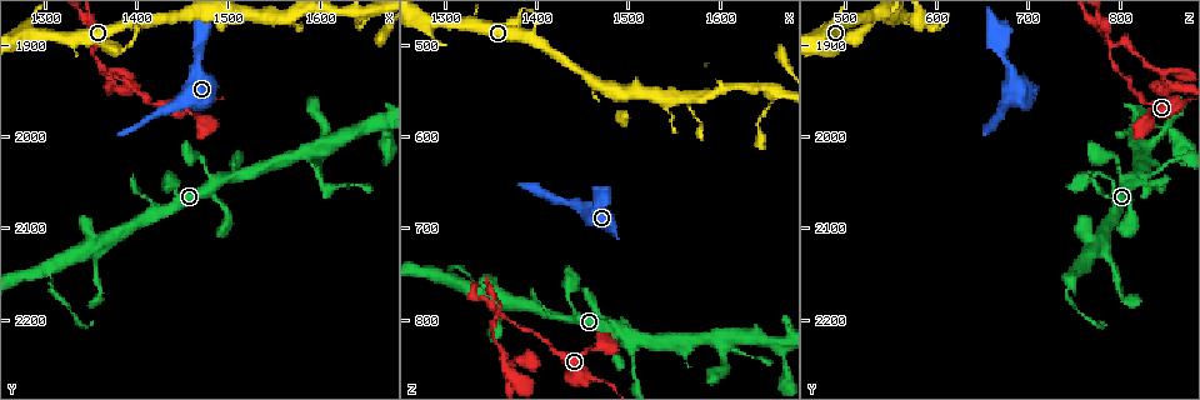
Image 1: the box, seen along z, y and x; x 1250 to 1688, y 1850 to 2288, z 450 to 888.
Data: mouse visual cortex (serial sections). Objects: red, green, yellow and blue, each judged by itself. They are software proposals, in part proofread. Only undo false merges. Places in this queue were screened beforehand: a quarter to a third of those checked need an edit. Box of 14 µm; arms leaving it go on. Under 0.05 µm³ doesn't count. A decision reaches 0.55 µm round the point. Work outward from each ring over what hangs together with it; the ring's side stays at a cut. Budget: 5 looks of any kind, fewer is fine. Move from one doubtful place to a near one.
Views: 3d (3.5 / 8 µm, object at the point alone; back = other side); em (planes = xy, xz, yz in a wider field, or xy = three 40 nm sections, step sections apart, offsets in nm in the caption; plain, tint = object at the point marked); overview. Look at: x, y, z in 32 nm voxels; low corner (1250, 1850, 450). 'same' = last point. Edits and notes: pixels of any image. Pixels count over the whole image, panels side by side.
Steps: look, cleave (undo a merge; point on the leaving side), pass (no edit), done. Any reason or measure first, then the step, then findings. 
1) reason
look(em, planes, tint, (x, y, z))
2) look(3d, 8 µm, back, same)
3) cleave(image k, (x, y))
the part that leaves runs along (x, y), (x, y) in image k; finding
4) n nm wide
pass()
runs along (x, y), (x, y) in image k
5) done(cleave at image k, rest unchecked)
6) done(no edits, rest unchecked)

thin neck
look(3d, 8 µm, (1490, 2070, 810))

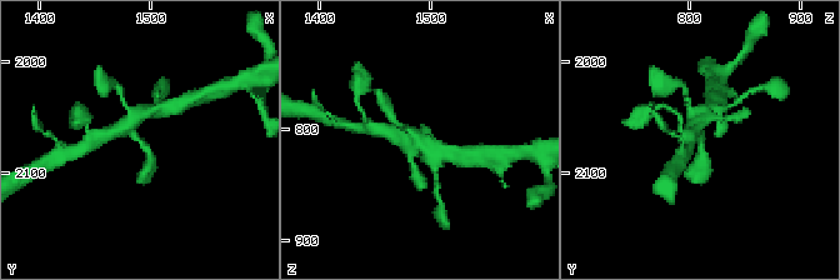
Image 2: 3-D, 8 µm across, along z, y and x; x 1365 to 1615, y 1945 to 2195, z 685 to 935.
arms of 400, 400 nm; shape alone is not enough
look(em, xy, step 1, tint, (1494, 2074, 814))

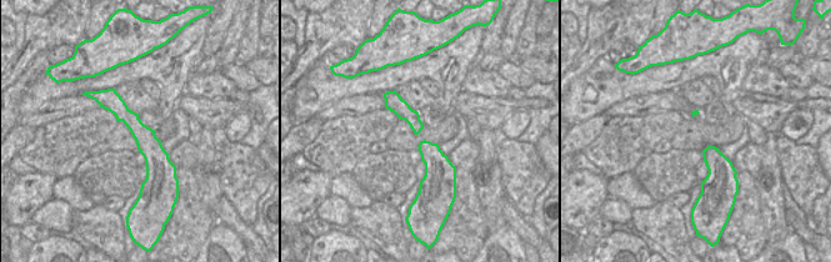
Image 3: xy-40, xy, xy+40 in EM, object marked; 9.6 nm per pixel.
pass()
runs along (116, 131), (124, 126), (149, 153), (144, 174) in image 2; all the same cell

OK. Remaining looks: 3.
three arms meet
look(3d, 3.5 µm, (1300, 2145, 755))

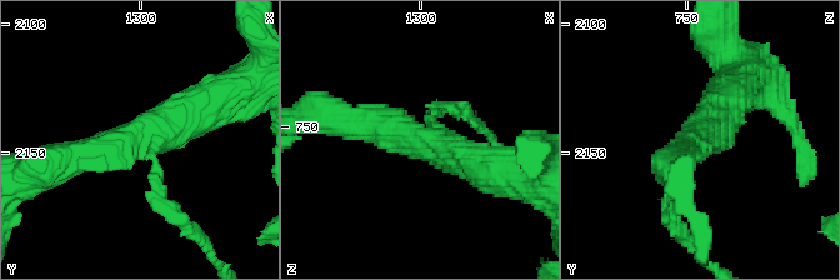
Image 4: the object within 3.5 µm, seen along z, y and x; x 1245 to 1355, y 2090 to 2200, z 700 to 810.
now the EM
look(em, planes, tint, (1305, 2145, 756))

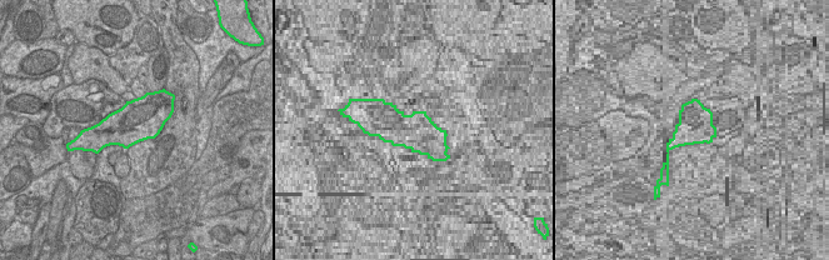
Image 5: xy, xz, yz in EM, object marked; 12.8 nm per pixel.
another direction
look(em, xy, step 1, tint, same)

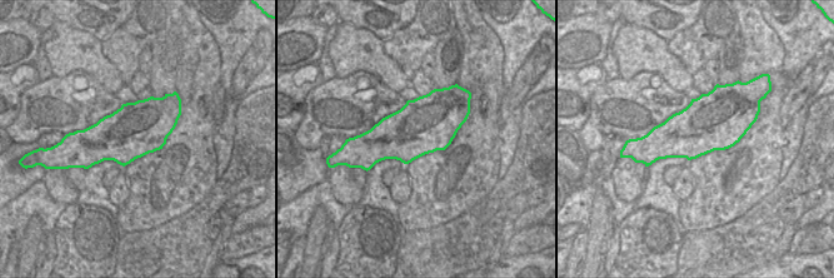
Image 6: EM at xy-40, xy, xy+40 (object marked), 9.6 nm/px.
3 arms
cleave(image 4, (451, 109))
the part that leaves runs along (431, 113), (459, 109), (493, 141) in image 4; a second cell is stuck on

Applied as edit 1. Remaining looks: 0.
done(cleave at image 4, rest unchecked)

